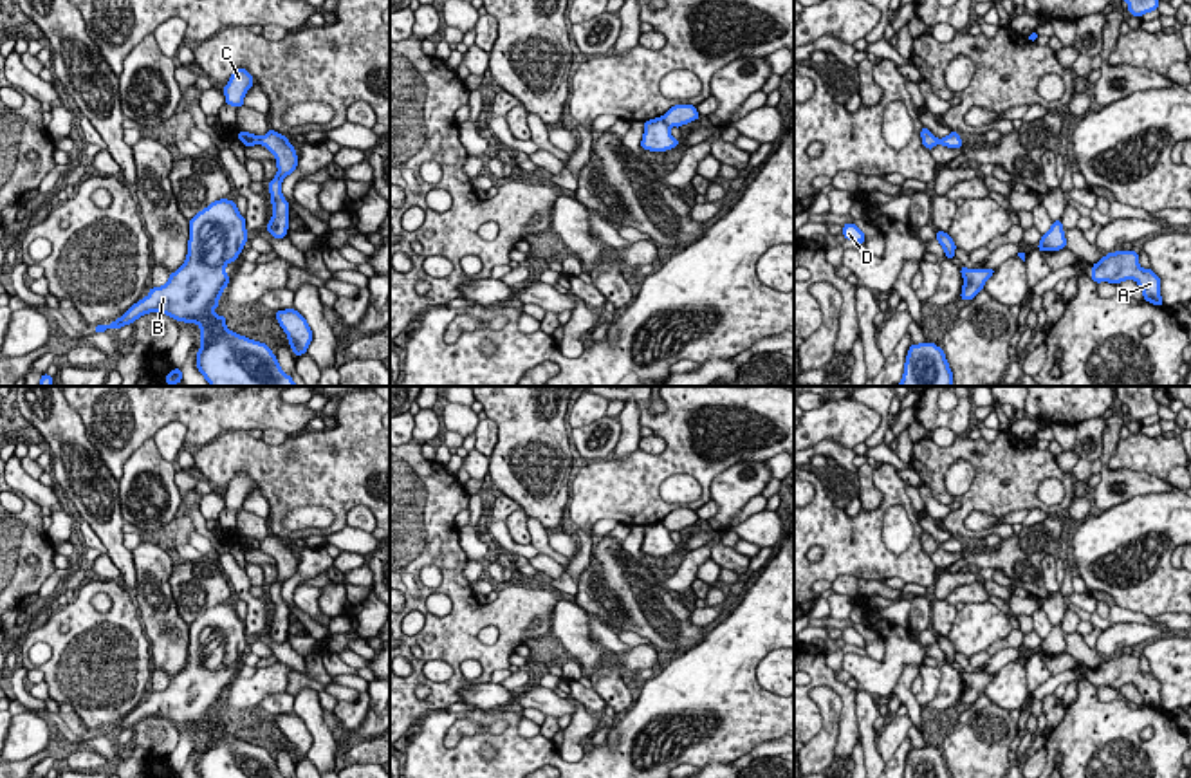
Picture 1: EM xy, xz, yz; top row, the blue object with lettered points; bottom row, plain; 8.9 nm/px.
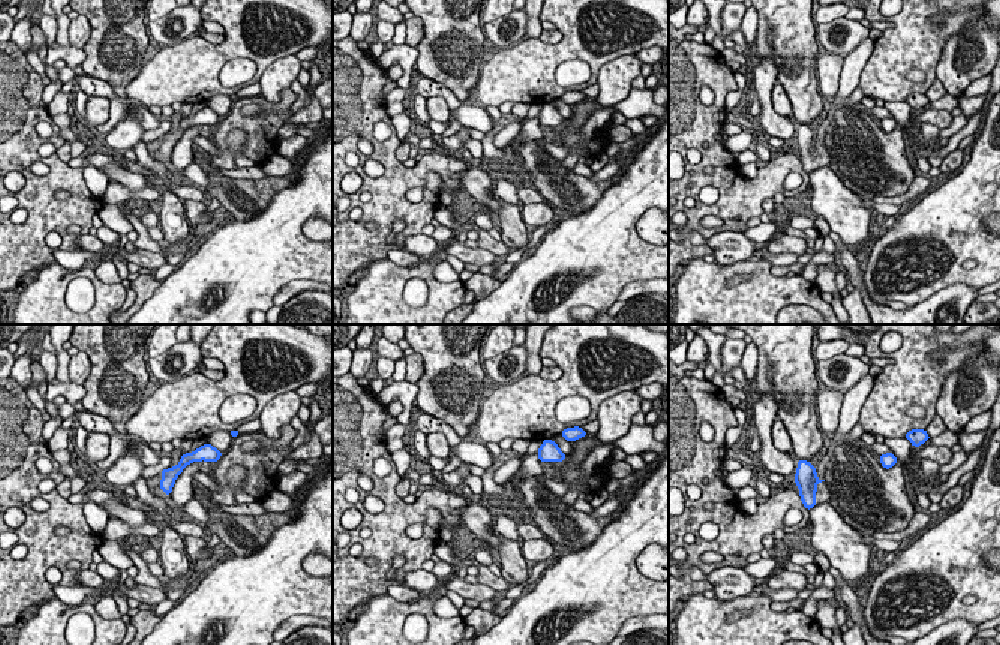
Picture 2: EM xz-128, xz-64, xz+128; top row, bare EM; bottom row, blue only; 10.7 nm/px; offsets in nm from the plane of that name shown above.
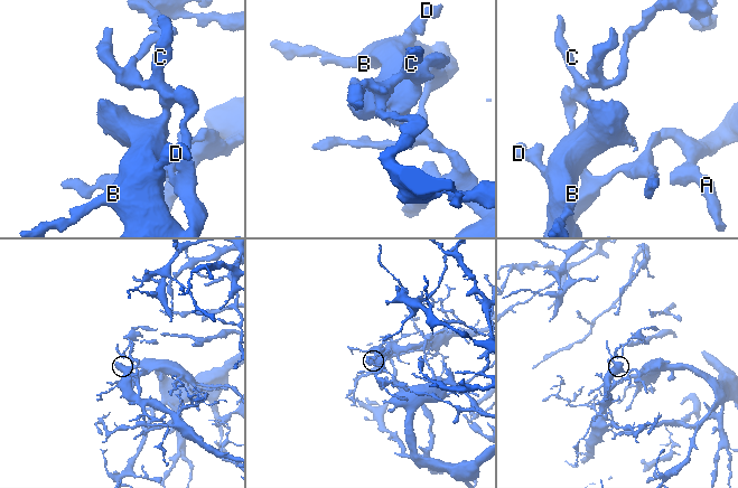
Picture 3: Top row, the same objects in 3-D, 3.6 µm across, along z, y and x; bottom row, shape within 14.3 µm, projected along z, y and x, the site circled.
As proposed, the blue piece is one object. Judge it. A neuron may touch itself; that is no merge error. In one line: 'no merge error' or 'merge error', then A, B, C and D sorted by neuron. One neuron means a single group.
merge error; groups A / B C D

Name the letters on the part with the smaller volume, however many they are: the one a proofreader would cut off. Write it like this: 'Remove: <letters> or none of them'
Remove: B, C, D

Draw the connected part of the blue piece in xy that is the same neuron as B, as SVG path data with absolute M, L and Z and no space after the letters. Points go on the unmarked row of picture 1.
M235 605L211 607L189 625L186 666L170 679L162 691L132 709L110 729L96 729L94 736L121 733L148 717L162 717L177 726L197 727L200 746L197 773L200 778L285 778L276 758L265 747L244 742L217 720L218 702L229 682L226 670L235 666L247 646L245 623Z

